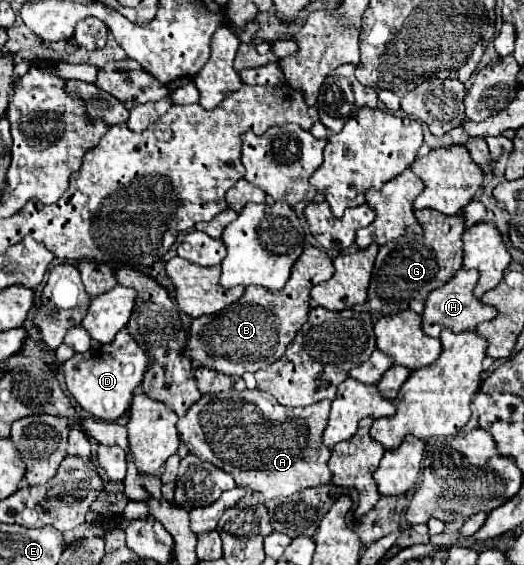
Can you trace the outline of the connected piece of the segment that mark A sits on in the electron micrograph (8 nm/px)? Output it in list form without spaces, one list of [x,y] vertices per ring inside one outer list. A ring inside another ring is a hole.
[[[261,390],[235,392],[235,394],[241,394],[243,400],[237,400],[235,394],[227,394],[227,396],[223,392],[219,394],[221,396],[215,394],[215,400],[213,400],[213,394],[203,394],[199,402],[193,404],[187,410],[187,414],[177,422],[179,436],[187,444],[191,454],[197,454],[201,460],[213,462],[217,468],[231,474],[239,486],[249,486],[251,490],[259,492],[265,500],[271,500],[277,496],[291,496],[305,488],[331,482],[333,474],[327,468],[331,450],[321,440],[321,434],[329,420],[329,410],[331,410],[329,400],[317,402],[313,406],[303,406],[303,408],[287,408],[287,406],[281,406],[273,396]]]

